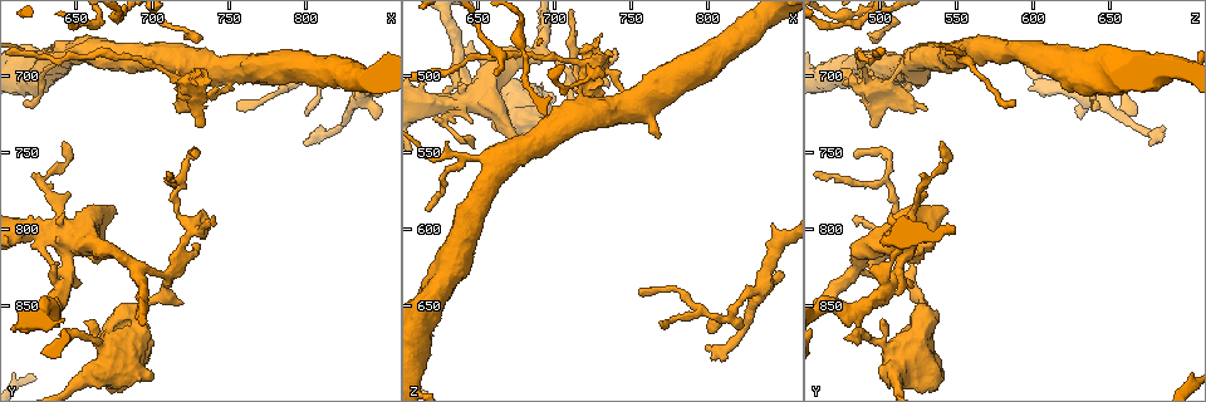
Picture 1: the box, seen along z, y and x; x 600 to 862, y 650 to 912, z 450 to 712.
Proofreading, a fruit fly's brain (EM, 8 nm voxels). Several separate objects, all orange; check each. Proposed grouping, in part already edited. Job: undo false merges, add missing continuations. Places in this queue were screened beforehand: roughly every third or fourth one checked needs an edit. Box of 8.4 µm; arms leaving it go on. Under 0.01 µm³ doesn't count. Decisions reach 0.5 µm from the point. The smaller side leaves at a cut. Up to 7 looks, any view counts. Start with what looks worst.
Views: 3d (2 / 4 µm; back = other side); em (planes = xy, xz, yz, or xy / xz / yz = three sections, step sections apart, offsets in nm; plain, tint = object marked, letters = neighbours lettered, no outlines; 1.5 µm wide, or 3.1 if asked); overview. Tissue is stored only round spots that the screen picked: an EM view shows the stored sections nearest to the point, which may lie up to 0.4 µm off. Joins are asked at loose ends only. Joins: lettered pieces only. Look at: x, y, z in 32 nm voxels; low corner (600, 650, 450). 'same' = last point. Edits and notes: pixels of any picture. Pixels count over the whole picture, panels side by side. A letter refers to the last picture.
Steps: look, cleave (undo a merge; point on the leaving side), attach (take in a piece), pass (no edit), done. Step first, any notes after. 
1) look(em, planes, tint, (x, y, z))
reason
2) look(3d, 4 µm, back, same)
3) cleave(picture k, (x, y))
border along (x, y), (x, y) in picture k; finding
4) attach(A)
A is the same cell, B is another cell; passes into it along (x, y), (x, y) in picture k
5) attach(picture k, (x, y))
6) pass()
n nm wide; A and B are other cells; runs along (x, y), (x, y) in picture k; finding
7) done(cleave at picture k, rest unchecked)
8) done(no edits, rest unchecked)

look(3d, 2 µm, (800, 724, 666))
tapers out

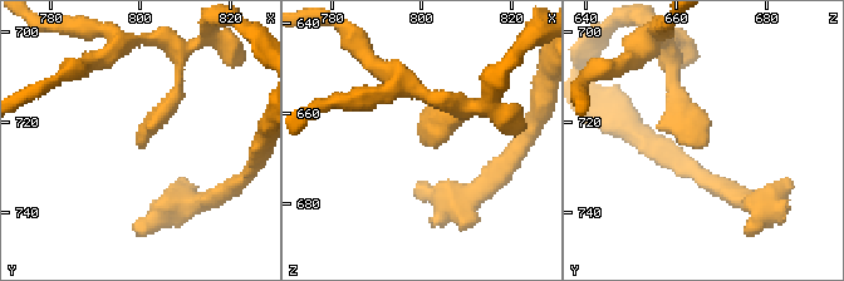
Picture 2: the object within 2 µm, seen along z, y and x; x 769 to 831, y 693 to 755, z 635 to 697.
look(em, xy, step 8, tint, (800, 726, 667))

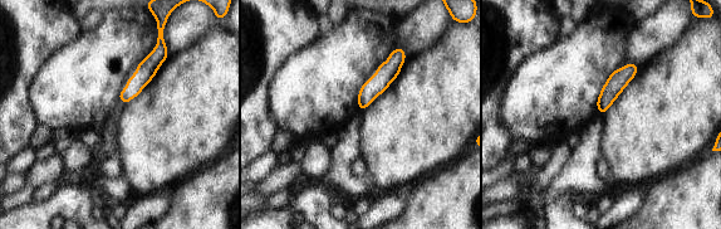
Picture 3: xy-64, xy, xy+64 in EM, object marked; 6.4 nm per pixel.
look(em, planes, letters, same)

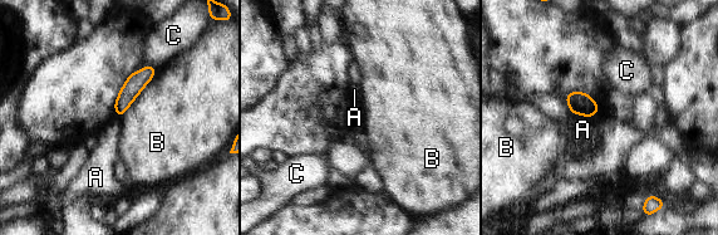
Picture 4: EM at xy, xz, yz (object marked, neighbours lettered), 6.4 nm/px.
pass()
A, B and C are other cells; runs along (151, 69), (128, 92), (119, 113) in picture 4; none of them fits

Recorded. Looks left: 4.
look(3d, 4 µm, (718, 772, 506))
three-way junction

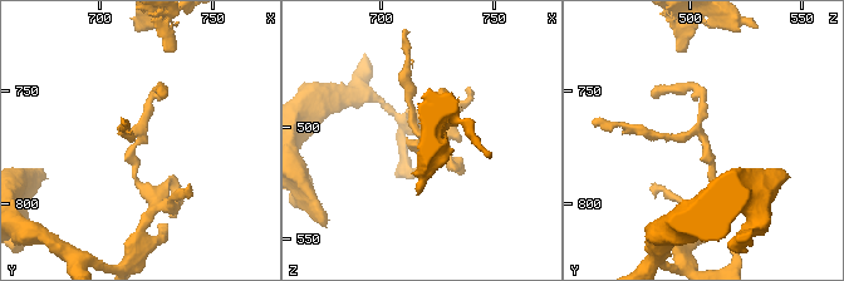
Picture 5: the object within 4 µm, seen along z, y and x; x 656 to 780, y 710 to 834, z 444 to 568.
look(em, planes, letters, (719, 771, 506))

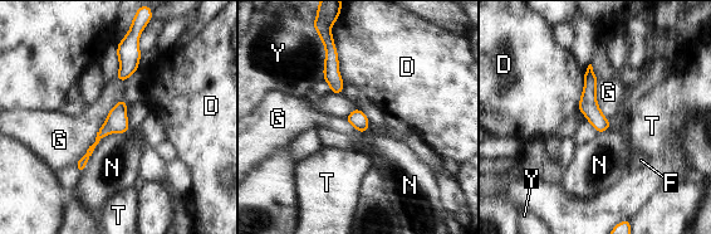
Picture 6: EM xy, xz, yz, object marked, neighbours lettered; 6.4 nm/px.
pass()
D, F, G, N, T and Y are other cells; runs along (122, 102), (117, 118), (79, 167) in picture 6; continuous, no second cell

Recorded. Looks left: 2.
look(3d, 2 µm, (634, 780, 522))
thick turns thin

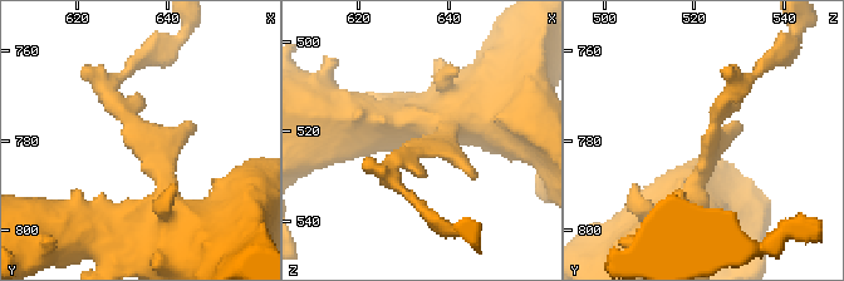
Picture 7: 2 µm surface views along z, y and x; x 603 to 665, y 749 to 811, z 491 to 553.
look(em, xy, step 8, letters, (635, 782, 523))

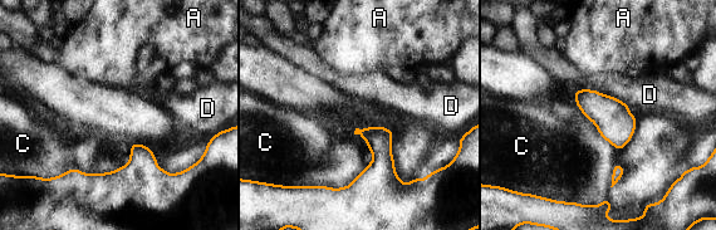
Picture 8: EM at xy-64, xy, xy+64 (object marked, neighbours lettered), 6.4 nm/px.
pass()
A, C and D are other cells; border along (364, 167), (348, 185), (312, 186) in picture 8; all the same cell

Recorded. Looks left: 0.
done(no edits, rest unchecked)

